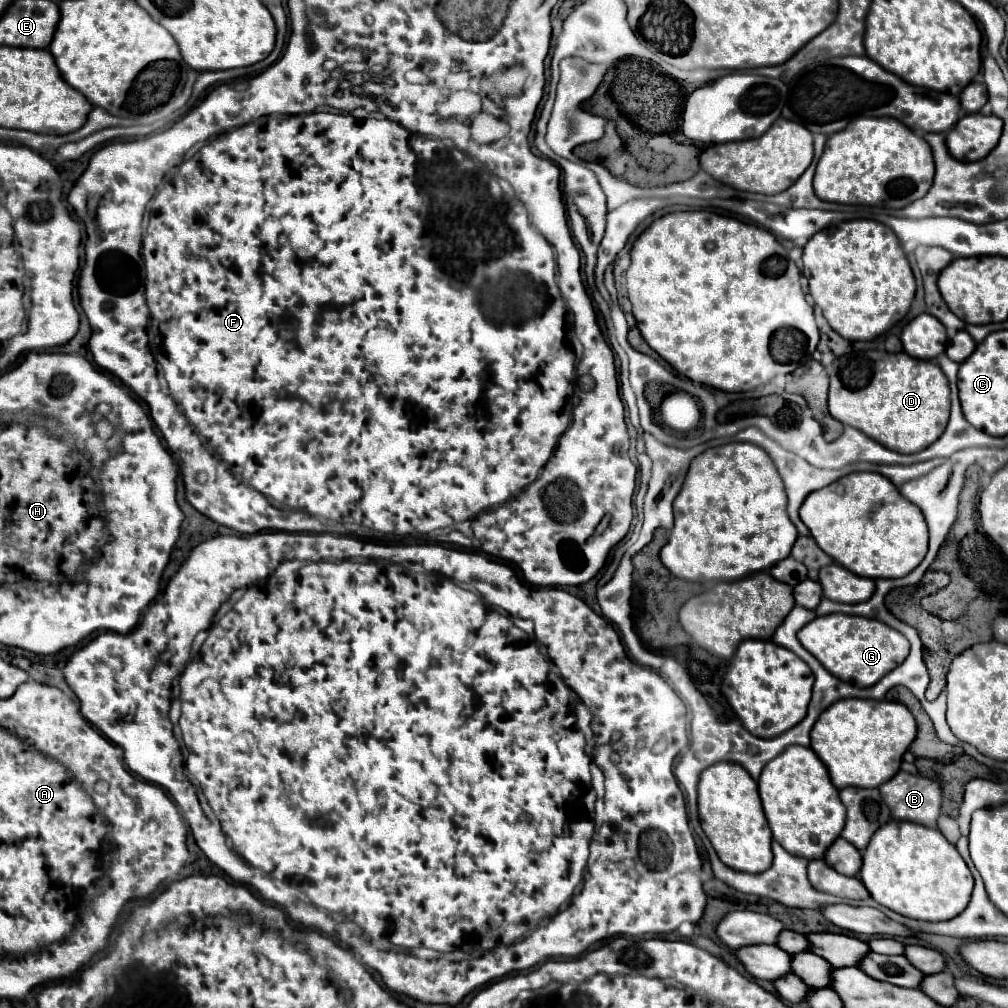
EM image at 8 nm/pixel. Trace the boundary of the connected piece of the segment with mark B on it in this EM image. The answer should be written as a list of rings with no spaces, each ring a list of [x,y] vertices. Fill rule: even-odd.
[[[899,771],[893,779],[883,783],[879,791],[893,819],[935,827],[941,815],[941,785],[937,781]]]

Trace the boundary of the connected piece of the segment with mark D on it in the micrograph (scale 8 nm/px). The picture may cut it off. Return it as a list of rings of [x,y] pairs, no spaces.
[[[857,351],[837,357],[829,367],[829,413],[845,425],[863,431],[867,437],[879,441],[897,453],[923,451],[935,443],[949,421],[949,379],[933,361],[921,361],[907,353],[887,351]]]

